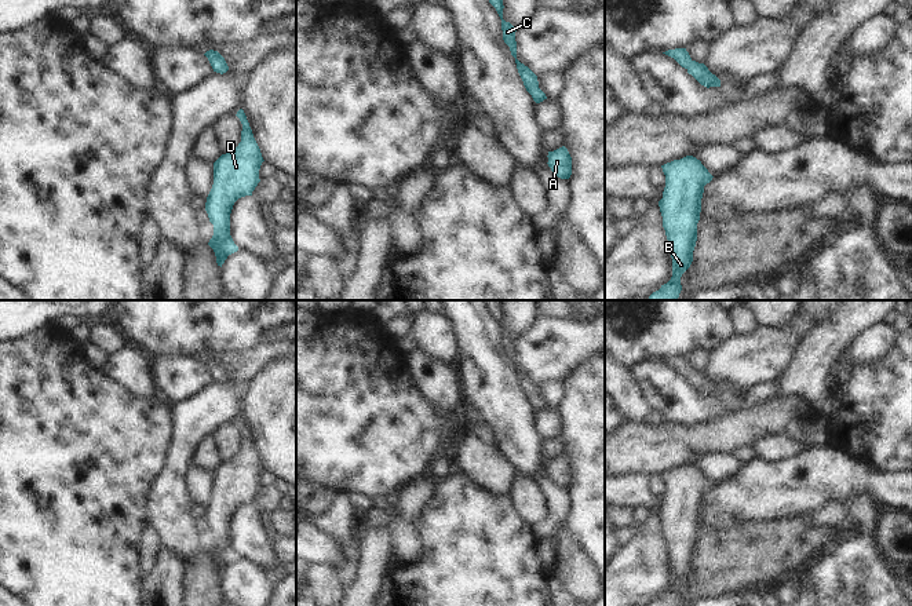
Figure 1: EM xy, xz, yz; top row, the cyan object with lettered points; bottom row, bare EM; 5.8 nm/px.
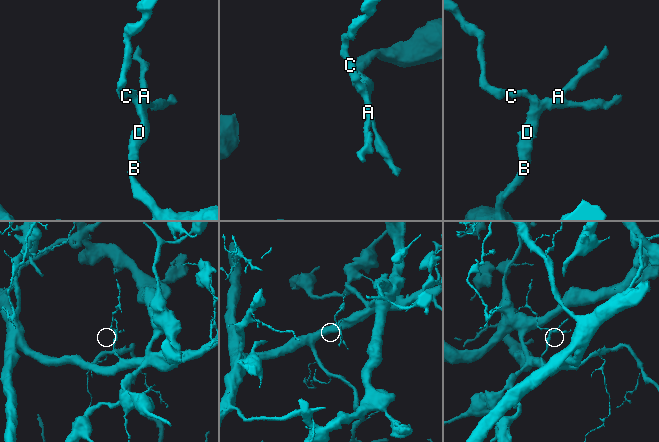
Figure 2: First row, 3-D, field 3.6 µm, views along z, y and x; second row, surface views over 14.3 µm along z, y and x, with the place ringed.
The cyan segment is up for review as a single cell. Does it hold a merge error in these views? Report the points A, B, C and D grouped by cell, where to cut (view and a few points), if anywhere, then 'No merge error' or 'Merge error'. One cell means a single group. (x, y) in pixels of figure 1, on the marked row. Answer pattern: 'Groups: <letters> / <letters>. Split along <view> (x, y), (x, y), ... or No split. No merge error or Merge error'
Groups: A B C D. No split. No merge error

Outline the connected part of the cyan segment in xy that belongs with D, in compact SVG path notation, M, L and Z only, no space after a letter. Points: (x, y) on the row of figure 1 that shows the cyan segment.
M242 109L236 114L241 124L241 142L214 163L214 185L207 197L205 211L214 224L208 245L214 249L218 266L238 251L230 236L230 213L234 202L252 191L260 182L259 169L265 161Z

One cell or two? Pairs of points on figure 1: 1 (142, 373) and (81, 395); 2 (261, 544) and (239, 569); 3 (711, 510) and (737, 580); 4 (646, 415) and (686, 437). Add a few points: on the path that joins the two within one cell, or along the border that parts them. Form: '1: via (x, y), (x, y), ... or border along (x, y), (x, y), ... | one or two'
1: border along (101, 369), (131, 394), (143, 400) | two
2: border along (239, 557), (258, 565), (273, 579) | two
3: border along (714, 530), (710, 533) | two
4: border along (631, 420), (639, 424), (668, 423) | two

